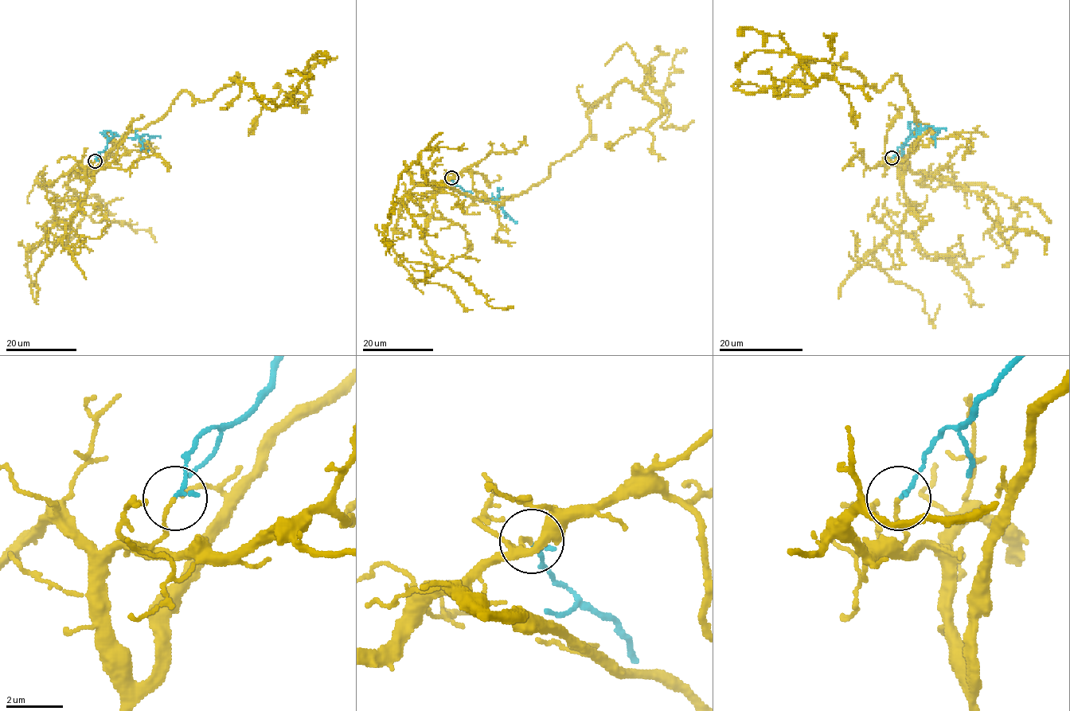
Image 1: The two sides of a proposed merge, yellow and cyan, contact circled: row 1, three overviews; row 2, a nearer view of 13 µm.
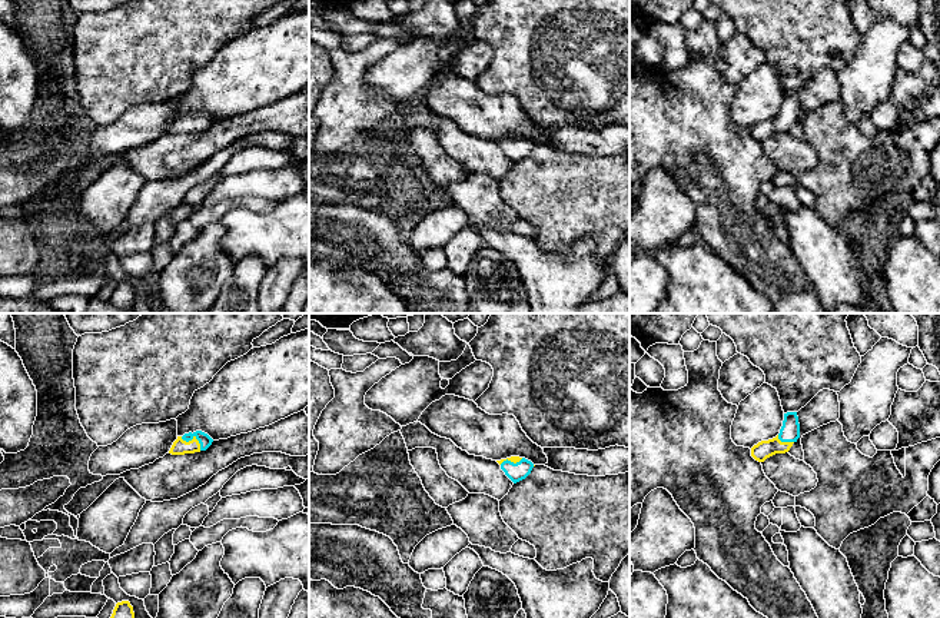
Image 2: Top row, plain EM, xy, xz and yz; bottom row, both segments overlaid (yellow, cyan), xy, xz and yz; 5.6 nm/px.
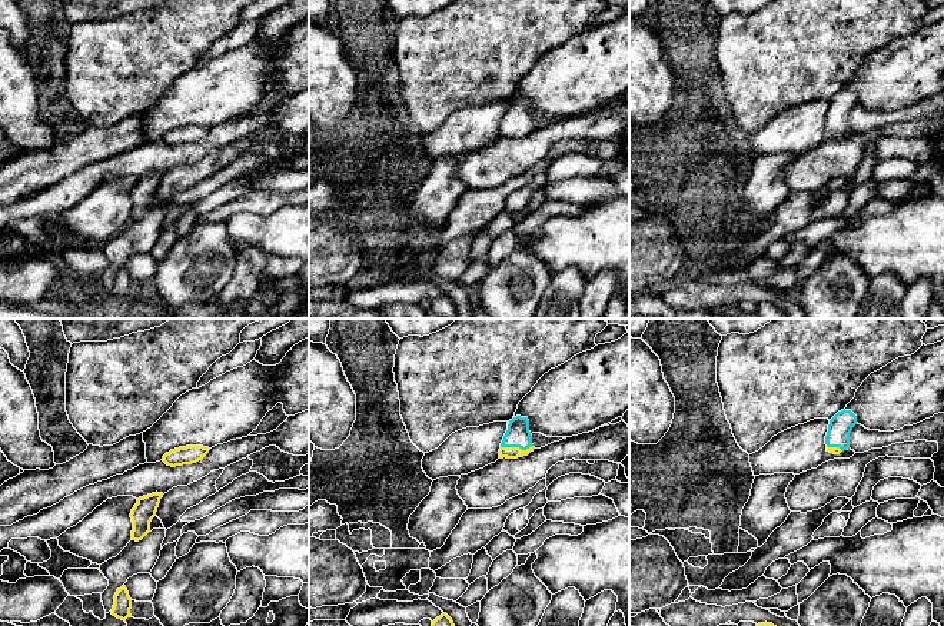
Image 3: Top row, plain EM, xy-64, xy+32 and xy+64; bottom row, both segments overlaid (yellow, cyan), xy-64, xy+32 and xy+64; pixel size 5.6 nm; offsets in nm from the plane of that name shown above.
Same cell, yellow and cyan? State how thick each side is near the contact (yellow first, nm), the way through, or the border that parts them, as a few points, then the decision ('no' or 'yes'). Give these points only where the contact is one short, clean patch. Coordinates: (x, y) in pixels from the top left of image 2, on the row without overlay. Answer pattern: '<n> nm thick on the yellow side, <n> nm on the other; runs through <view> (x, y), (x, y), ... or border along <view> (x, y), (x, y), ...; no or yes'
90 nm thick on the yellow side, 70 nm on the other; no

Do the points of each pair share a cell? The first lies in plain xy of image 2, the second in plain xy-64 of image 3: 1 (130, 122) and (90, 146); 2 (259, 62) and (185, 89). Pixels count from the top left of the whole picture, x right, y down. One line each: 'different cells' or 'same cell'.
1: same cell
2: same cell

